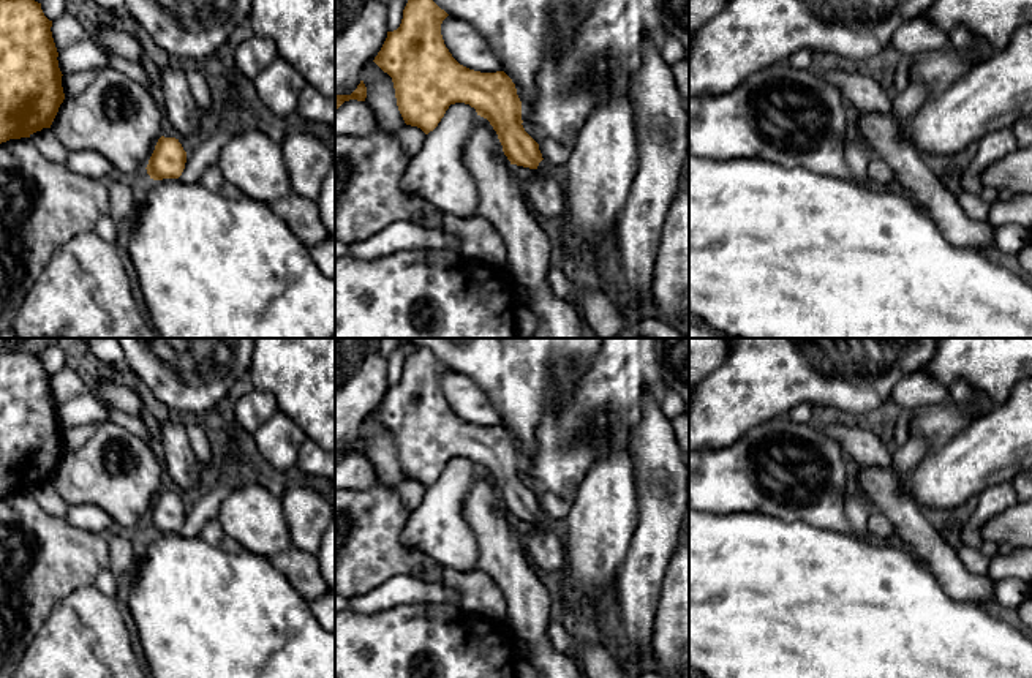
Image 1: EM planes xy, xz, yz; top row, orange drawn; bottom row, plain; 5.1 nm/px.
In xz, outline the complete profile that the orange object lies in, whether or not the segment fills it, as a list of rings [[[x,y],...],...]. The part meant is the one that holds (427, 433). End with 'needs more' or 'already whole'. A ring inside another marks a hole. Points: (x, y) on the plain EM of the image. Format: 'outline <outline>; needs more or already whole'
outline [[[416,348],[403,363],[400,381],[387,386],[387,392],[373,414],[392,431],[397,460],[405,477],[428,488],[438,480],[450,458],[469,458],[477,469],[490,476],[510,518],[534,523],[558,536],[564,545],[567,539],[564,520],[544,514],[539,498],[522,479],[522,455],[515,438],[504,425],[480,427],[460,419],[446,401],[441,389],[441,378],[447,370],[430,351]]]; needs more

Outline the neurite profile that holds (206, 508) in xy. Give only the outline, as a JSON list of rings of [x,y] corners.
[[[221,473],[217,485],[186,509],[185,523],[179,533],[183,537],[198,537],[204,525],[217,518],[220,506],[229,493],[242,487],[248,477],[247,473]]]

